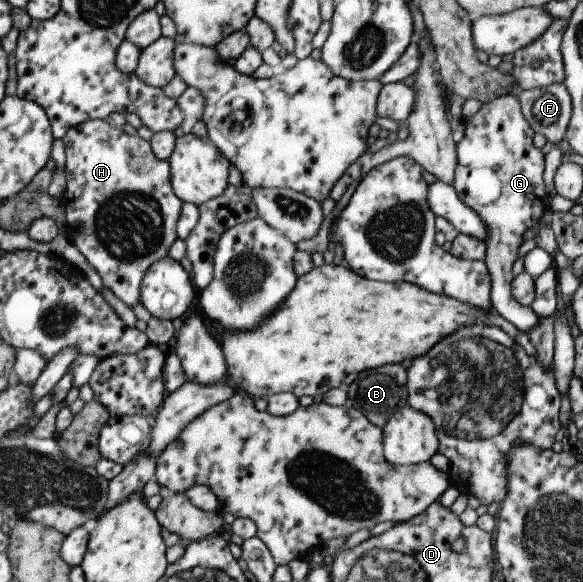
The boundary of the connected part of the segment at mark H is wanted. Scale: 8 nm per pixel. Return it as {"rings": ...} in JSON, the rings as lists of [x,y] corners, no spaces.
{"rings":[[[87,120],[67,129],[67,133],[60,139],[64,145],[65,154],[65,179],[66,188],[61,197],[62,206],[65,215],[65,235],[66,238],[78,249],[78,252],[93,266],[93,269],[99,275],[103,286],[113,292],[113,295],[124,303],[127,307],[132,308],[140,303],[140,283],[147,268],[157,260],[167,256],[167,250],[175,239],[177,239],[176,225],[182,201],[175,197],[170,182],[170,167],[165,160],[160,160],[153,155],[150,143],[139,136],[128,135],[121,128],[116,128],[108,124],[105,120]]]}

